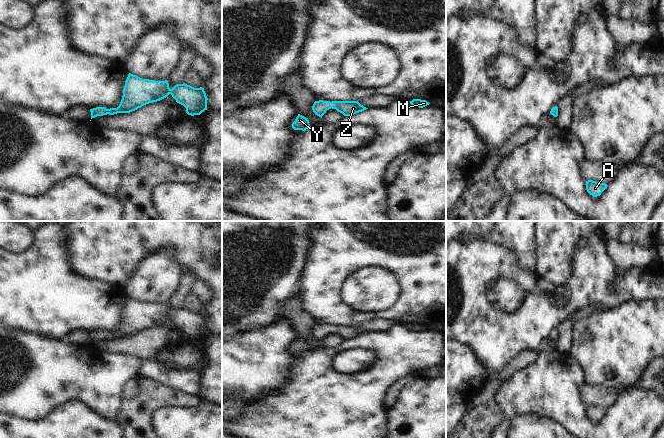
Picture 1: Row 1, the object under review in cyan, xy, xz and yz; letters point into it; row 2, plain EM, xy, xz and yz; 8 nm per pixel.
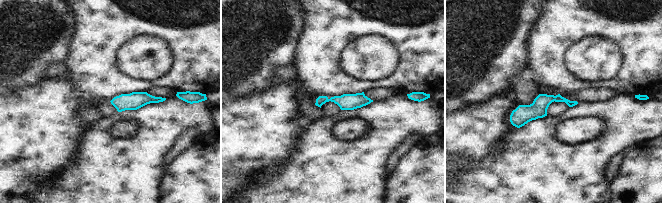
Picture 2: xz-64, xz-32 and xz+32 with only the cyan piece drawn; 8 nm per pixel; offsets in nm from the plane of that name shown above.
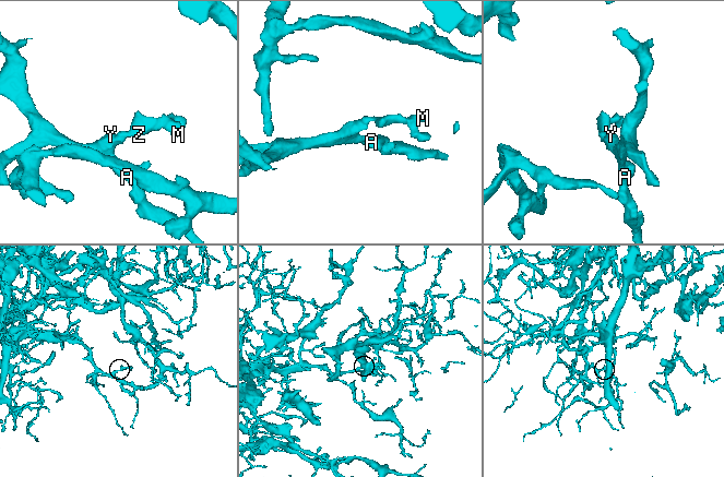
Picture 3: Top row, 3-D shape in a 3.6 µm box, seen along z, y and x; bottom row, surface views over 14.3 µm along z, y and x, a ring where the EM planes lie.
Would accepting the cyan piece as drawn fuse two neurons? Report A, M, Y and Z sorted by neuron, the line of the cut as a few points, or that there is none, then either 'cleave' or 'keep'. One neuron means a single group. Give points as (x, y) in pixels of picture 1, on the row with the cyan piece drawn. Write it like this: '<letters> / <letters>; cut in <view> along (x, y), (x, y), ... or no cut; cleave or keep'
A M Y Z; no cut; keep

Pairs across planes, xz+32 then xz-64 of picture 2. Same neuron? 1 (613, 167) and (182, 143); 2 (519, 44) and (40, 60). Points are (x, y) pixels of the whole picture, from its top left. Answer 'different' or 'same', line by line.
1: same
2: same

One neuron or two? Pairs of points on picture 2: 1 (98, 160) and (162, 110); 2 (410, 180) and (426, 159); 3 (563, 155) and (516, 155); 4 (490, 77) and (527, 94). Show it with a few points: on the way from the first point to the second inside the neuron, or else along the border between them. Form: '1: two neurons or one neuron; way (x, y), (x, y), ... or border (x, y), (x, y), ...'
1: one neuron; way (117, 160), (124, 160), (155, 129)
2: one neuron; way (415, 175), (426, 164)
3: one neuron; way (551, 157), (528, 157)
4: two neurons; border (527, 69), (522, 69), (514, 77), (511, 90)

